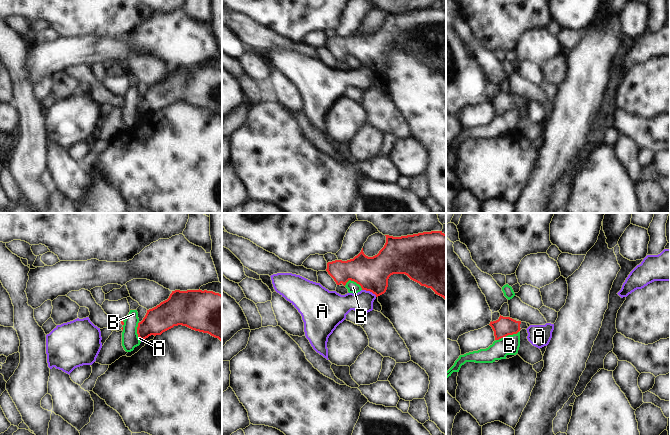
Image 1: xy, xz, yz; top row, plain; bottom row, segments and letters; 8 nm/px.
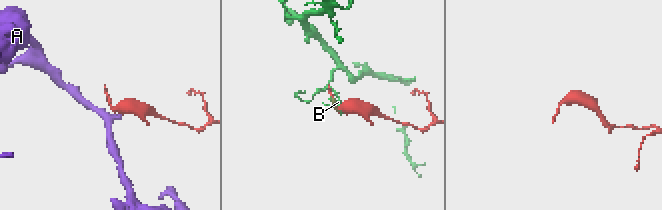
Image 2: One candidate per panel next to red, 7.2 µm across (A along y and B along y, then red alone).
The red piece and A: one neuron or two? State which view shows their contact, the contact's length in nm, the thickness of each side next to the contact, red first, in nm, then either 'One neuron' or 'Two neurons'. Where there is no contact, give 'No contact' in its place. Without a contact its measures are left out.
Touches red in xz. Shared border 130 nm. Thickness 280 nm (red) against 170 nm. Two neurons

